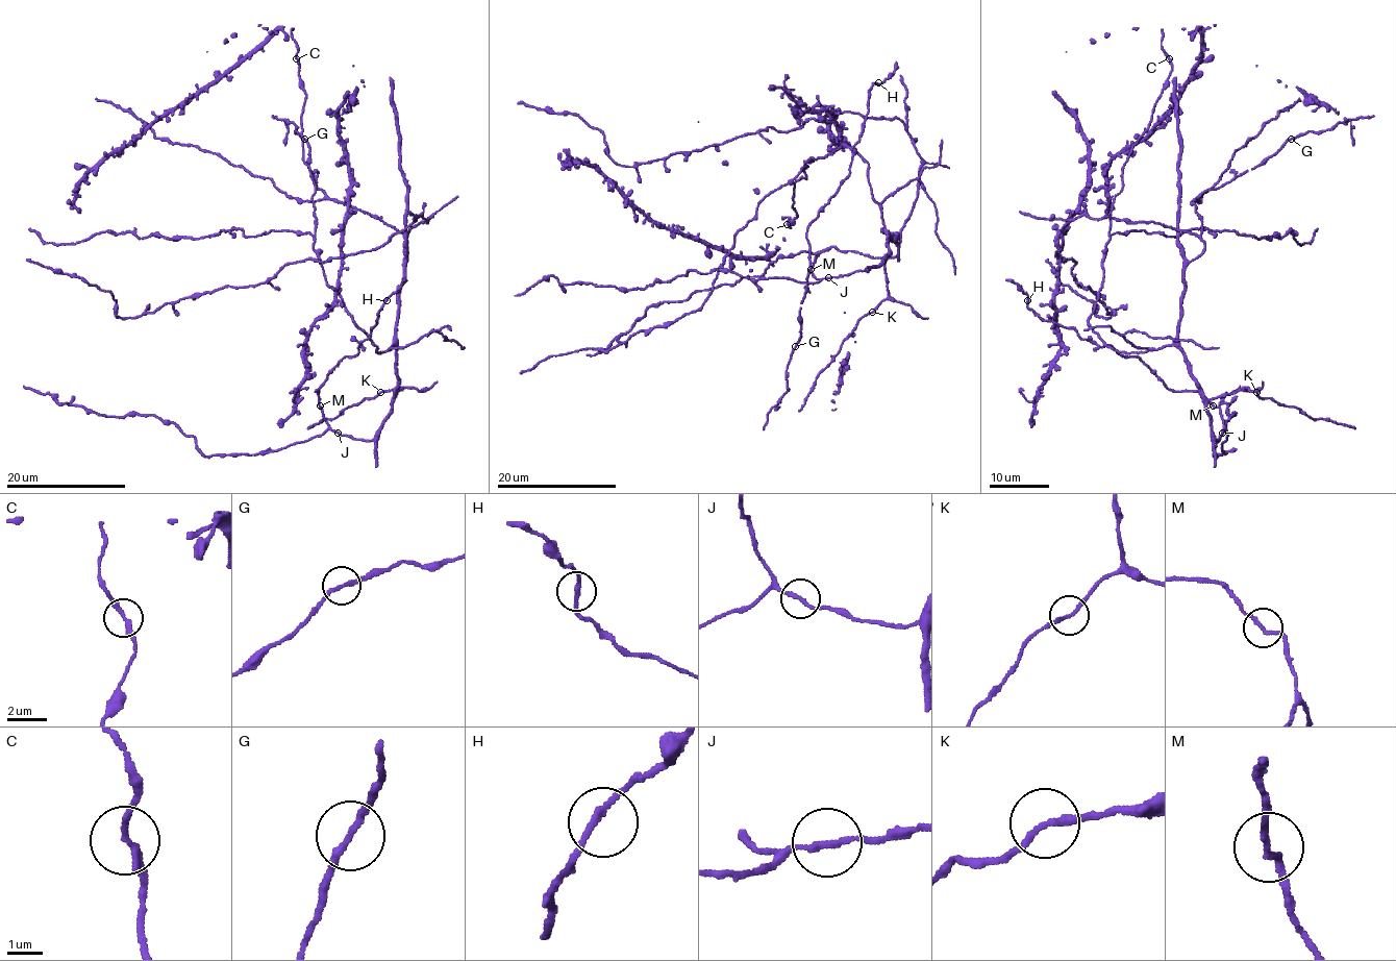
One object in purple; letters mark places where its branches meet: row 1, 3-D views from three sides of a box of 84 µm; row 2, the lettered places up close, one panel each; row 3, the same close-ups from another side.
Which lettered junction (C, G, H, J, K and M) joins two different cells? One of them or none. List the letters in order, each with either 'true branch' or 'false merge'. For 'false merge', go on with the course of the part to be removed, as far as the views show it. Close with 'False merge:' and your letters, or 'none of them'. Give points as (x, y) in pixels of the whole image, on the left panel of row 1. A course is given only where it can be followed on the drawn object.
C: true branch
G: true branch
H: true branch
J: true branch
K: true branch
M: true branch
False merge: none of them

